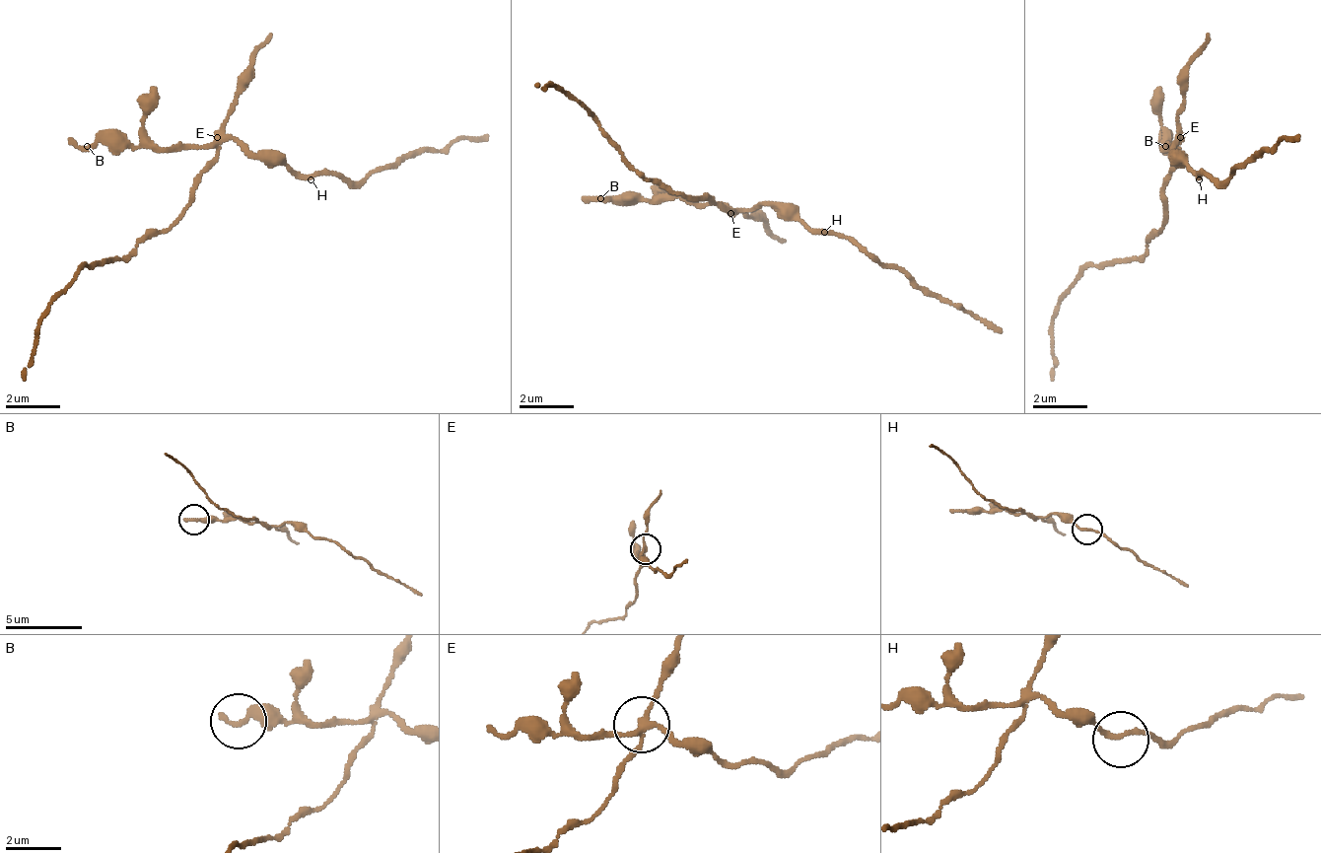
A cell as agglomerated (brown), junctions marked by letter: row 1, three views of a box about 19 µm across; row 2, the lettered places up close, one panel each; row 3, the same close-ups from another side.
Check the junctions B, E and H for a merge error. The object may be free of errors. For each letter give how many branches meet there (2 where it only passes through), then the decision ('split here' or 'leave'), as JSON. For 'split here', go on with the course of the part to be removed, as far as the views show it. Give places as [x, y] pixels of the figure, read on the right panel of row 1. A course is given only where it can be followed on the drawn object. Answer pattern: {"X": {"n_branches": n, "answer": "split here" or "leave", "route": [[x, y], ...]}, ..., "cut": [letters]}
{"B": {"n_branches": 1, "answer": "leave"}, "E": {"n_branches": 4, "answer": "split here", "route": [[1179, 139], [1179, 166], [1165, 220], [1132, 260], [1097, 260], [1057, 308], [1050, 383]]}, "H": {"n_branches": 2, "answer": "leave"}, "cut": ["E"]}

